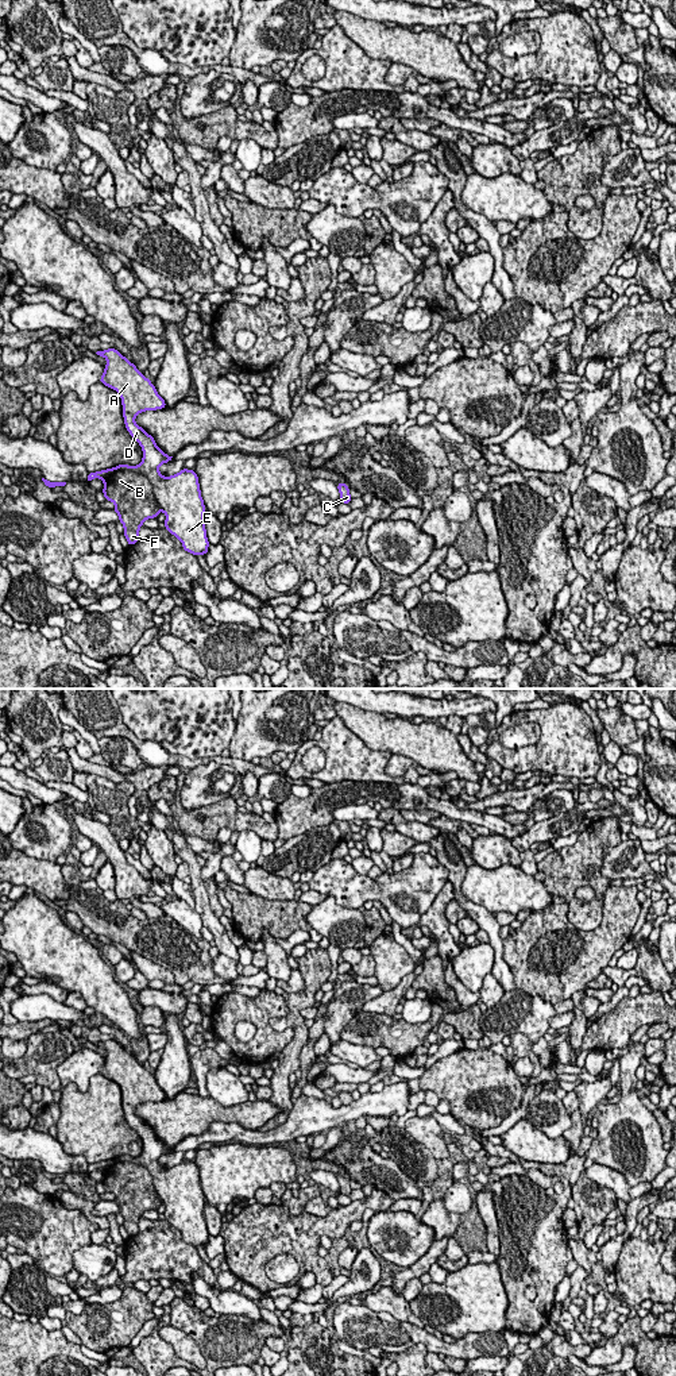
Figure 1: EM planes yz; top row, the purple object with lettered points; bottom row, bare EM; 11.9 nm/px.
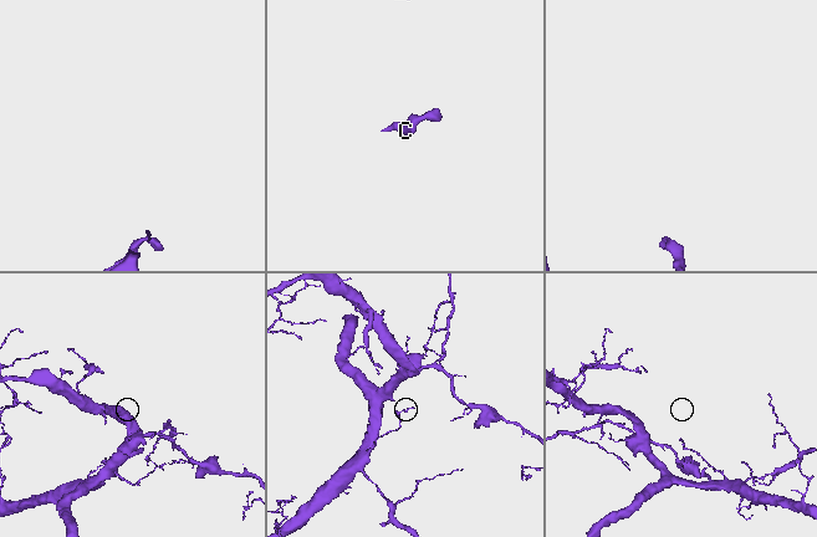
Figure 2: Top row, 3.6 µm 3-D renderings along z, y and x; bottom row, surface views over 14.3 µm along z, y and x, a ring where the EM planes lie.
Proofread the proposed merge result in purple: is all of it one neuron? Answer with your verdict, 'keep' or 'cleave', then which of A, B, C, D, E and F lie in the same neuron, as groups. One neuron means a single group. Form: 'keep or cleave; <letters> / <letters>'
cleave; A C D E / B F

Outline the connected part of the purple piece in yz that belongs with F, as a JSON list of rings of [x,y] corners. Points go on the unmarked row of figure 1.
[[[130,1160],[115,1163],[103,1173],[104,1188],[115,1195],[128,1237],[136,1236],[143,1213],[161,1205],[151,1173],[146,1165]]]

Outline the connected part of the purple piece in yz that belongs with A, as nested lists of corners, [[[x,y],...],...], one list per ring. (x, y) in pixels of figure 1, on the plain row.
[[[108,1040],[96,1045],[107,1051],[100,1074],[120,1086],[125,1119],[142,1138],[143,1150],[138,1157],[123,1155],[89,1164],[86,1173],[93,1169],[104,1172],[115,1163],[125,1160],[146,1165],[152,1176],[154,1188],[166,1206],[165,1219],[182,1234],[186,1244],[205,1248],[209,1233],[204,1210],[205,1196],[196,1163],[182,1160],[178,1165],[163,1168],[158,1160],[173,1148],[165,1145],[154,1129],[135,1114],[138,1105],[163,1101],[165,1091],[158,1086],[155,1076],[117,1041]]]

